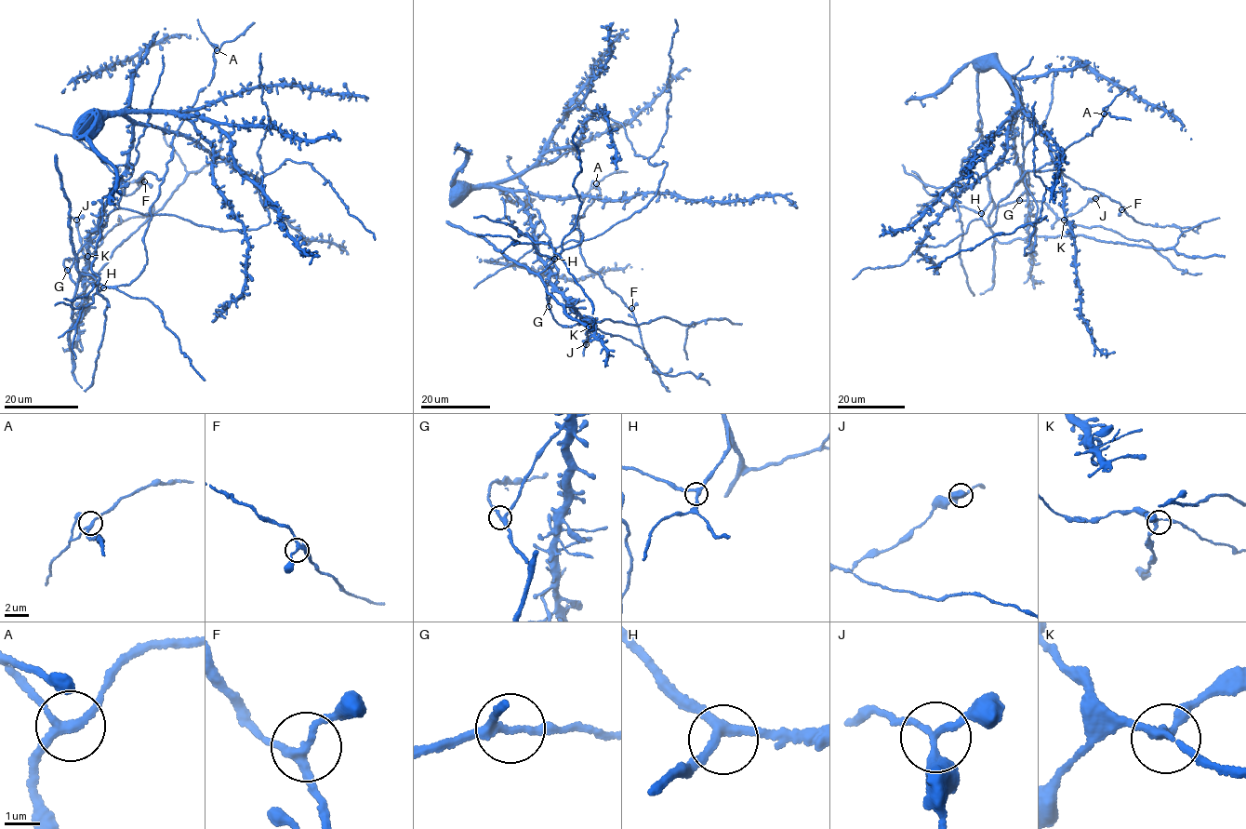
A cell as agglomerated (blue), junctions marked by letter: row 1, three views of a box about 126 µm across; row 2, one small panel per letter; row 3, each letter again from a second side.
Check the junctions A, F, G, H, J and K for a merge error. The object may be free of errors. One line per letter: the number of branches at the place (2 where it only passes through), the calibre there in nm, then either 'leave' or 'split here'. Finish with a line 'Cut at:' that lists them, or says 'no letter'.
A: 3 branches meet; 240 nm thick; leave
F: 3 branches meet; 220 nm thick; leave
G: 3 branches meet; 200 nm thick; leave
H: 3 branches meet; 240 nm thick; leave
J: 3 branches meet; 240 nm thick; leave
K: 3 branches meet; 200 nm thick; leave
Cut at: no letter

